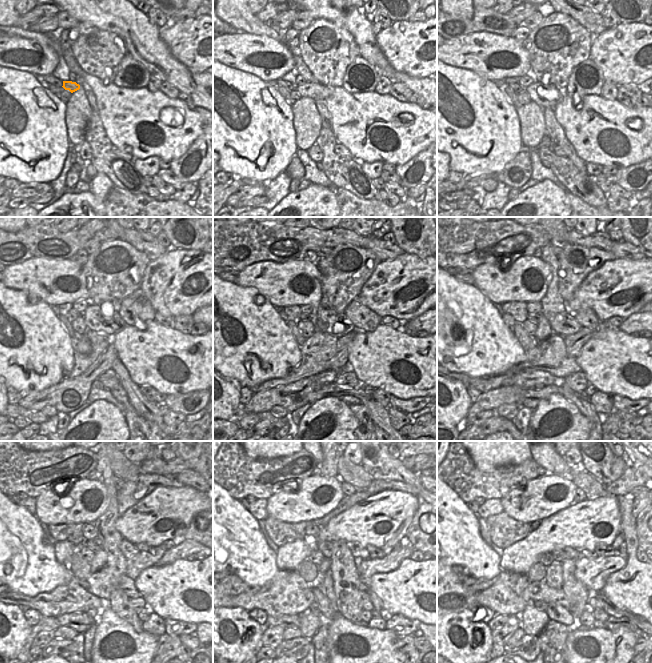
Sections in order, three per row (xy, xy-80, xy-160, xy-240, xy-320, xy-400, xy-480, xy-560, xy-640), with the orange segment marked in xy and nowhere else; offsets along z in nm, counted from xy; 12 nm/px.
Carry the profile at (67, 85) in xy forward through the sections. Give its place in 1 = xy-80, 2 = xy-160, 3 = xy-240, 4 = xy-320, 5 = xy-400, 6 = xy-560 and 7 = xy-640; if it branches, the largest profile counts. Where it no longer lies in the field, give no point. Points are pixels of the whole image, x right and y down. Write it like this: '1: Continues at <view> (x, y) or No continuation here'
1: Continues at xy-80 (306, 90)
2: Continues at xy-160 (531, 90)
3: Continues at xy-240 (99, 327)
4: Continues at xy-320 (348, 325)
5: Continues at xy-400 (558, 325)
6: Continues at xy-560 (358, 551)
7: Continues at xy-640 (590, 554).

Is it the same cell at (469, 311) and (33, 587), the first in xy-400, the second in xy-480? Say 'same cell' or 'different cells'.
same cell

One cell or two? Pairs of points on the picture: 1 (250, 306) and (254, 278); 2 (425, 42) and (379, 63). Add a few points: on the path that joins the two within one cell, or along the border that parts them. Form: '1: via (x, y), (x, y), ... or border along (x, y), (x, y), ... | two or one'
1: border along (236, 283), (255, 287), (270, 303) | two
2: border along (376, 39), (385, 59), (406, 74) | two

